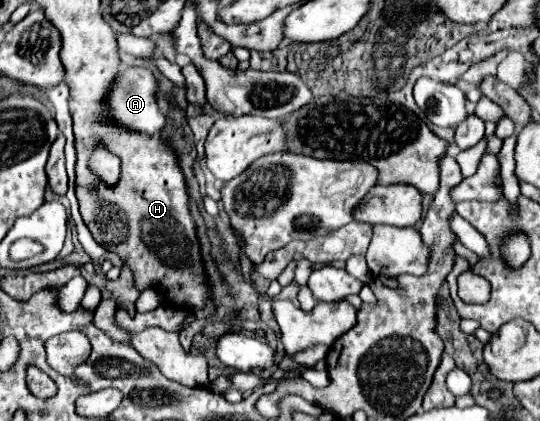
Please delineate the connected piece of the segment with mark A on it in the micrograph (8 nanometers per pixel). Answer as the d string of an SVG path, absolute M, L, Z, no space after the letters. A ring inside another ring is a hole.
M122 67L122 73L110 95L110 105L112 105L112 113L118 117L120 125L136 129L138 133L158 135L162 131L162 127L166 125L166 119L158 111L158 105L156 105L156 79L144 67Z

